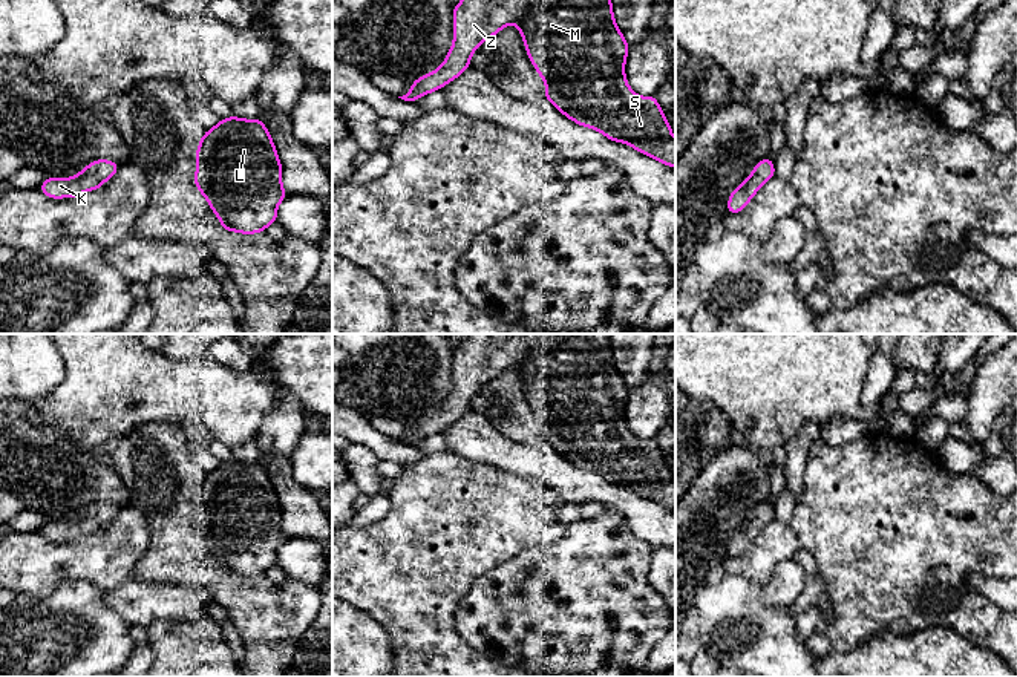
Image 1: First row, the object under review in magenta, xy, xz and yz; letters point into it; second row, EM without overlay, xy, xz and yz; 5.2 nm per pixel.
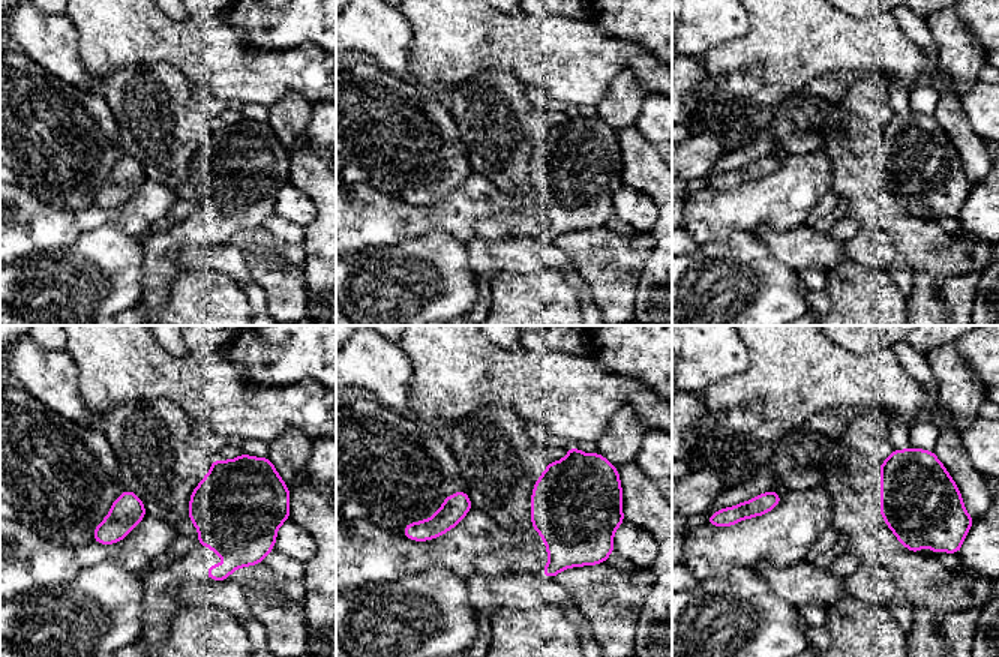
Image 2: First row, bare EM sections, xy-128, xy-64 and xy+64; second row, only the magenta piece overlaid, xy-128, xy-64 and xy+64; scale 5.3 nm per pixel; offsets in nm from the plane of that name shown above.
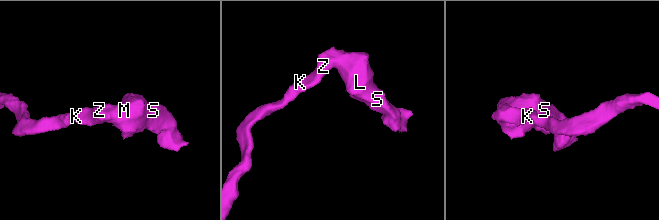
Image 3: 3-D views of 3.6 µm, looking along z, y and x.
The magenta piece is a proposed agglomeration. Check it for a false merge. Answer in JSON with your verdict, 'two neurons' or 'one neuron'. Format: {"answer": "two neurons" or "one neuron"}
{"answer": "one neuron"}

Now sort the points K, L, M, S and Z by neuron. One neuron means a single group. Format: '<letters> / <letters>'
K L M S Z

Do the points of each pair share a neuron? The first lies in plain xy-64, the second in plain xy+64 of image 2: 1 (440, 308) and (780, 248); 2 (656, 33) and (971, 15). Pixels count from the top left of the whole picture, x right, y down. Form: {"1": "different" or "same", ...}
{"1": "different", "2": "same"}

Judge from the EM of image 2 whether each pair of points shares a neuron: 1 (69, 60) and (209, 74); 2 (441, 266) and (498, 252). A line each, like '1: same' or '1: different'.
1: different
2: different

